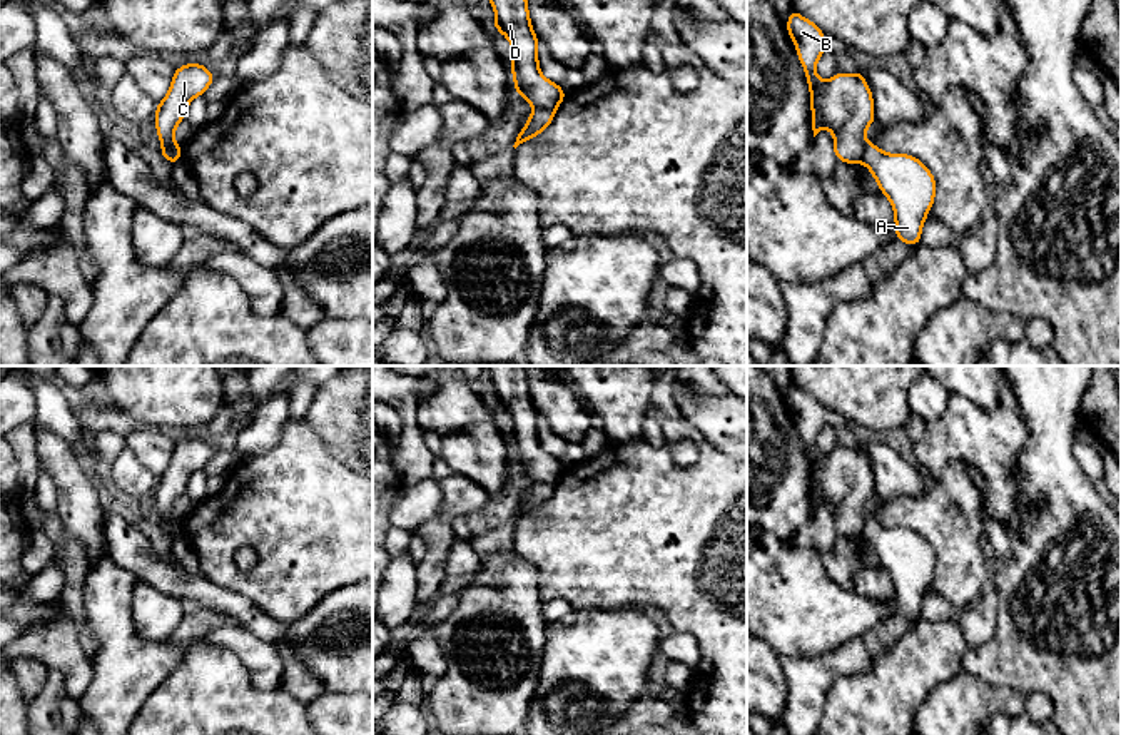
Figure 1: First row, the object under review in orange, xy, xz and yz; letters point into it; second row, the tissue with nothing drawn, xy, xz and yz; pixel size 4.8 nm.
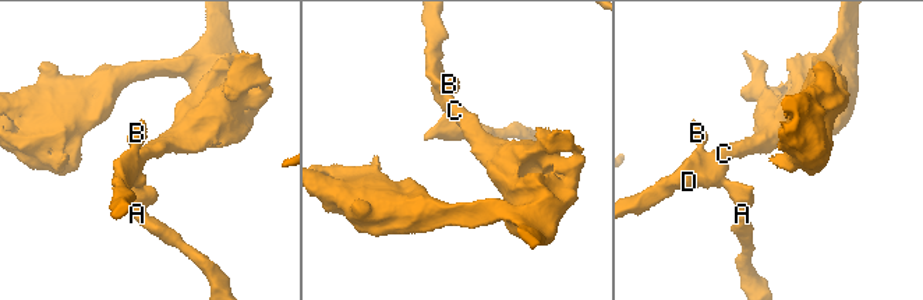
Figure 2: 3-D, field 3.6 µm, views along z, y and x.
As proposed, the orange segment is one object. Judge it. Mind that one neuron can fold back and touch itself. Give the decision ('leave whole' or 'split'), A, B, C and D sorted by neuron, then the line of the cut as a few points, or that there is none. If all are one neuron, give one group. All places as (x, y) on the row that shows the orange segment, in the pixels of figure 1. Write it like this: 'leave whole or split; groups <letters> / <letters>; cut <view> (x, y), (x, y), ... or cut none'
split; groups A / B C D; cut xy (161, 147), (172, 147), (181, 156)

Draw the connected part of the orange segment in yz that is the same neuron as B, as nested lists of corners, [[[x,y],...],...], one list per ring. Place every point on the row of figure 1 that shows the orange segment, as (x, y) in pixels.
[[[790,8],[785,28],[794,38],[810,89],[814,137],[824,127],[830,129],[835,159],[854,165],[862,162],[865,130],[875,122],[874,97],[862,70],[837,72],[830,80],[822,82],[815,65],[825,52],[825,33],[795,8]]]

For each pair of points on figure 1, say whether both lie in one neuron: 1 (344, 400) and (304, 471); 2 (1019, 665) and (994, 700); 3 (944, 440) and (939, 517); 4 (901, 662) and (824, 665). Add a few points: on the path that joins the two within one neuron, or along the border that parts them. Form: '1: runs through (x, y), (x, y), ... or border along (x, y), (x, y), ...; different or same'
1: border along (306, 415), (314, 431), (331, 448), (355, 463); different
2: border along (968, 672), (991, 685), (1011, 687), (1024, 697); different
3: border along (944, 468), (941, 476), (929, 485); different
4: border along (872, 657), (866, 669), (834, 682); different

